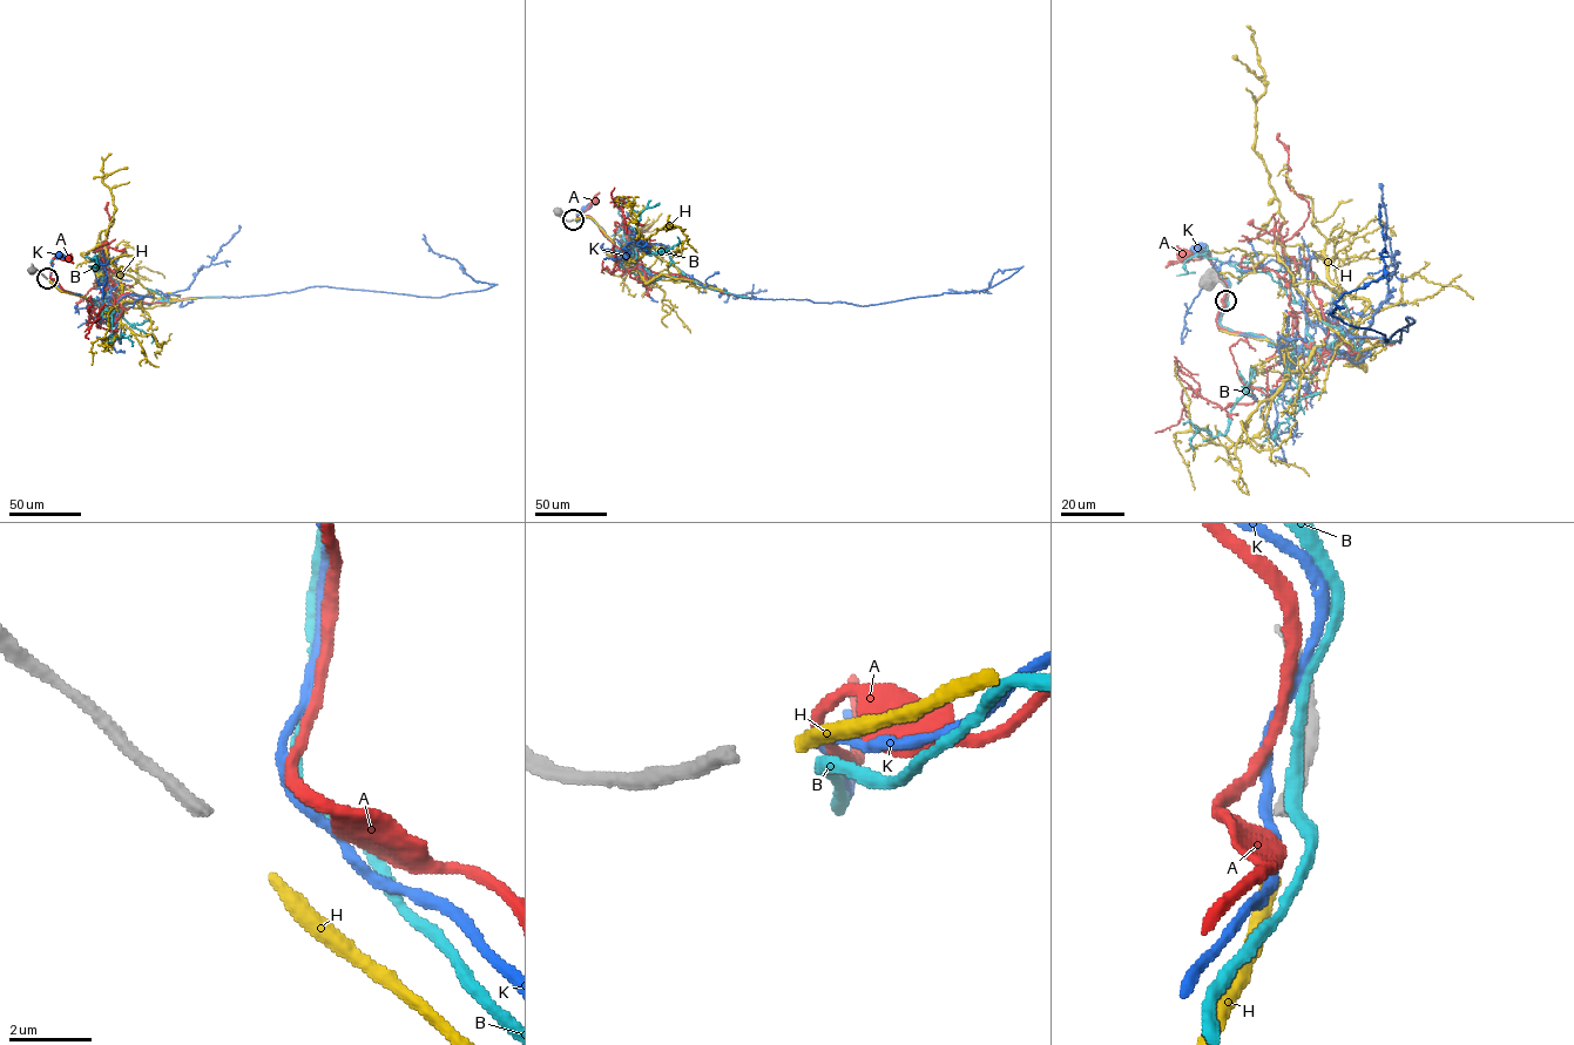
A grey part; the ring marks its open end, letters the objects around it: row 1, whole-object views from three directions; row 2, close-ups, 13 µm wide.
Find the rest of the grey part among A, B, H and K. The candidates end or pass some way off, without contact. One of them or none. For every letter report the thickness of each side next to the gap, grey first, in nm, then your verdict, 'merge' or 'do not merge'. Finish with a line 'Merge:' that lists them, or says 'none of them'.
A: 340 nm thick on the grey side, 280 nm on the other; do not merge
B: 340 nm thick on the grey side, 320 nm on the other; do not merge
H: 340 nm thick on the grey side, 320 nm on the other; merge
K: 340 nm thick on the grey side, 240 nm on the other; do not merge
Merge: H

